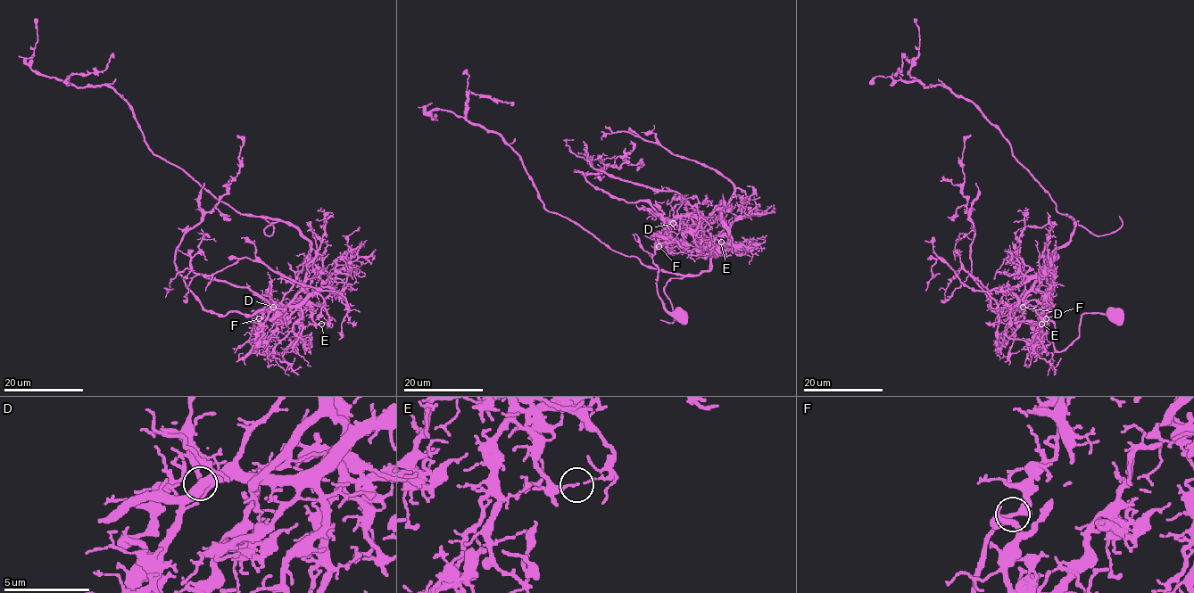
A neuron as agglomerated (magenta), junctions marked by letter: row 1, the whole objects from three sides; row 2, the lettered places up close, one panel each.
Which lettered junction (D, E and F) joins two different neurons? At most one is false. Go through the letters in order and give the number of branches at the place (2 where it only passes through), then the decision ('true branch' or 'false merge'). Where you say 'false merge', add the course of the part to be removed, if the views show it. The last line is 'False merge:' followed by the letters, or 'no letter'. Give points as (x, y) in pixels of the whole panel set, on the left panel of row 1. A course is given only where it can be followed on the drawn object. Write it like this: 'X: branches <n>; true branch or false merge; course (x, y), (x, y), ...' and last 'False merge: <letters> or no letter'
D: branches 2; true branch
E: branches 2; false merge; course (320, 324), (302, 289), (310, 242), (291, 225), (241, 215), (158, 157), (111, 87), (37, 74), (36, 18)
F: branches 2; true branch
False merge: E

